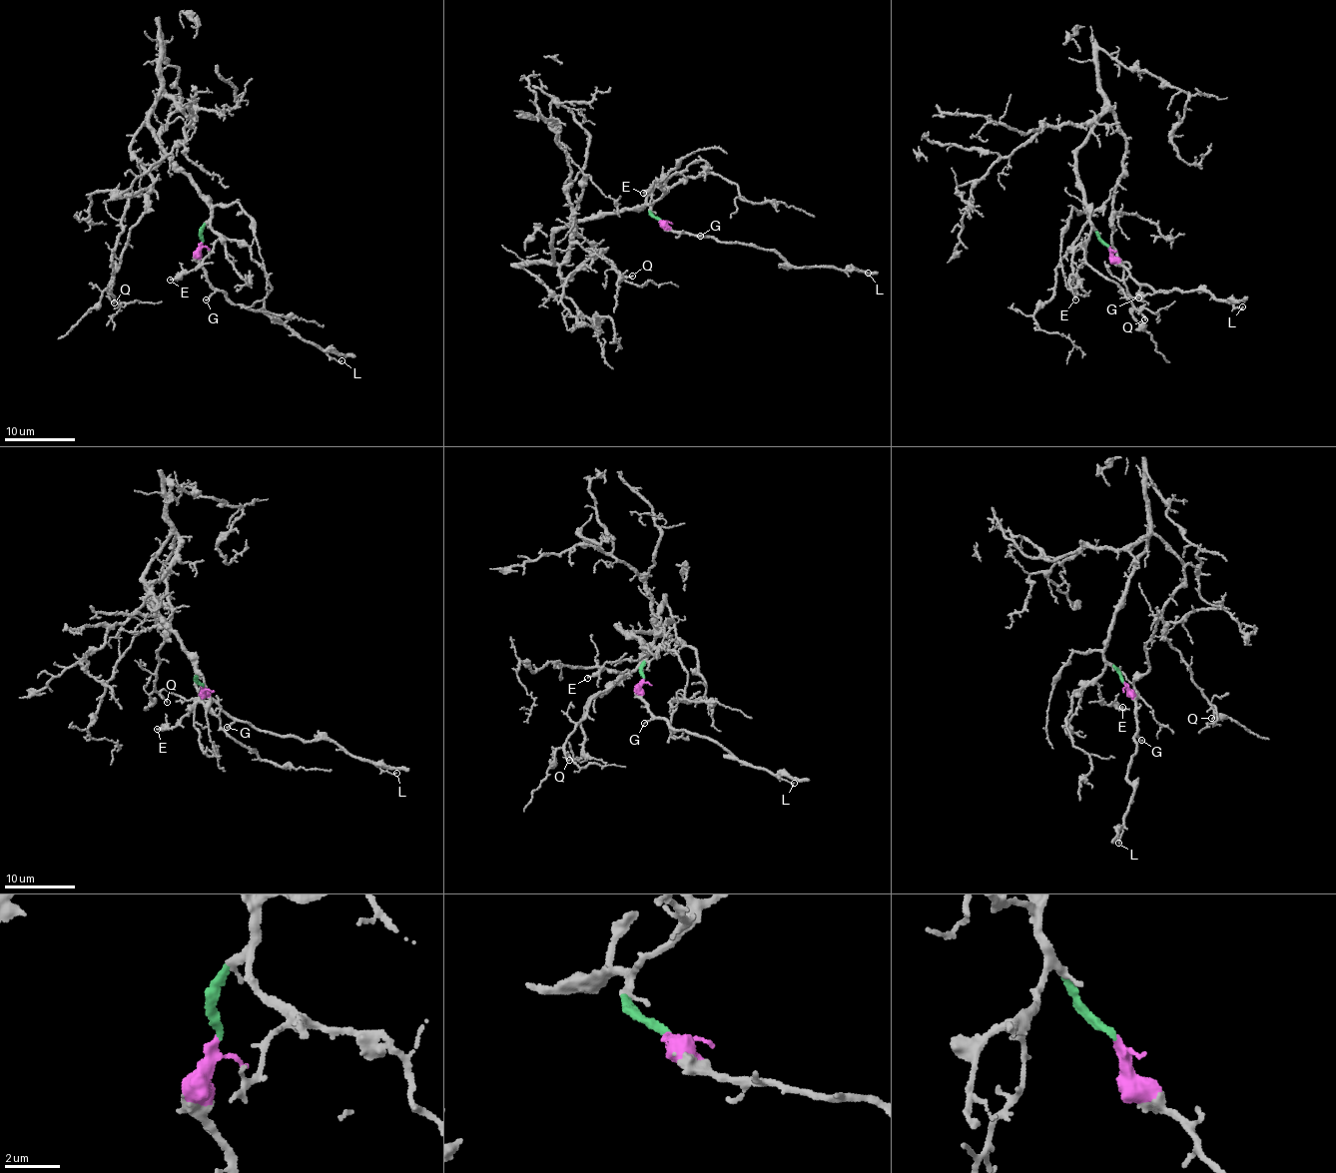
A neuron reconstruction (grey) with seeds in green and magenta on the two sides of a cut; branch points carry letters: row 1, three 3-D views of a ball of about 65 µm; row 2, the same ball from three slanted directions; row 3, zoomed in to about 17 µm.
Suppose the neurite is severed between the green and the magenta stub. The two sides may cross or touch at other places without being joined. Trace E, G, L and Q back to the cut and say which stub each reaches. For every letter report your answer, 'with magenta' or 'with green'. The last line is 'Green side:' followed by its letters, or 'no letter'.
E: with green
G: with magenta
L: with magenta
Q: with green
Green side: E, Q

